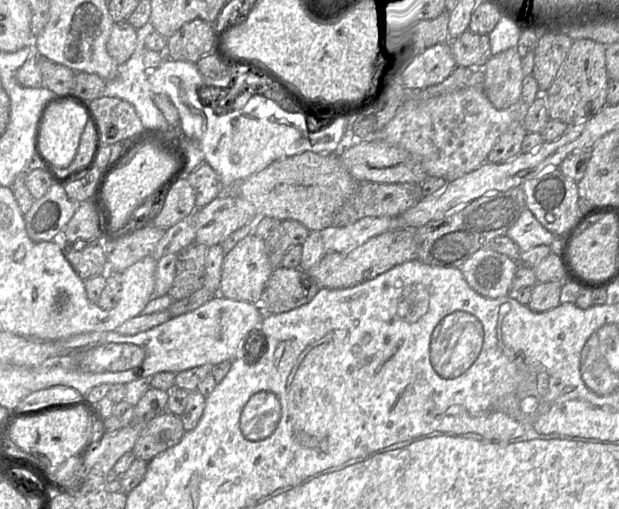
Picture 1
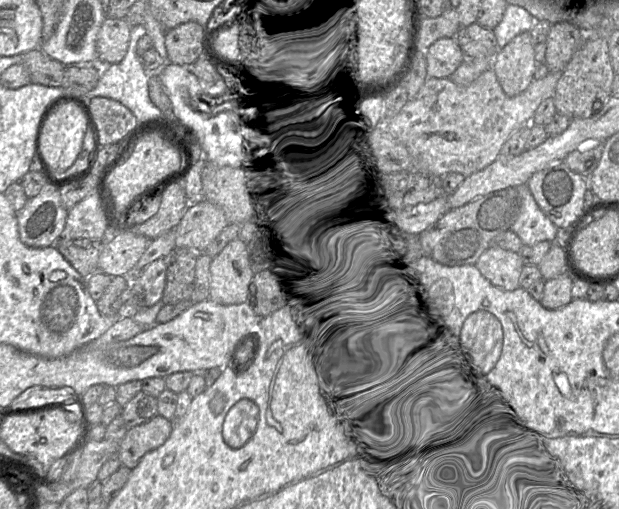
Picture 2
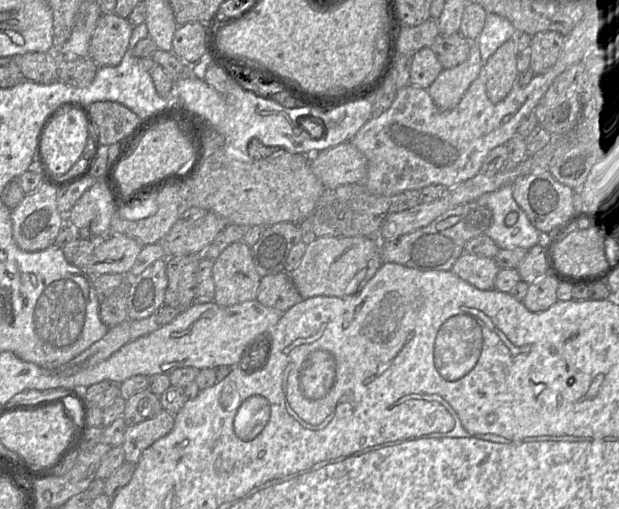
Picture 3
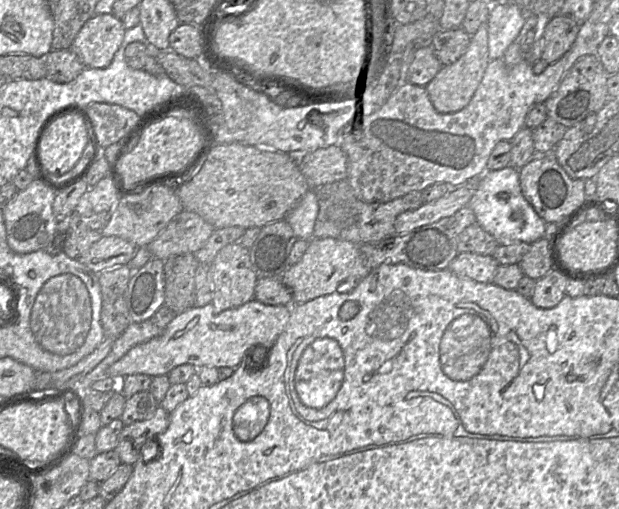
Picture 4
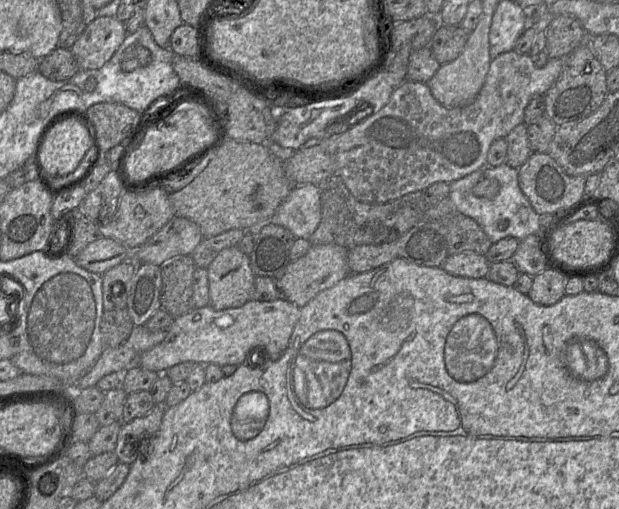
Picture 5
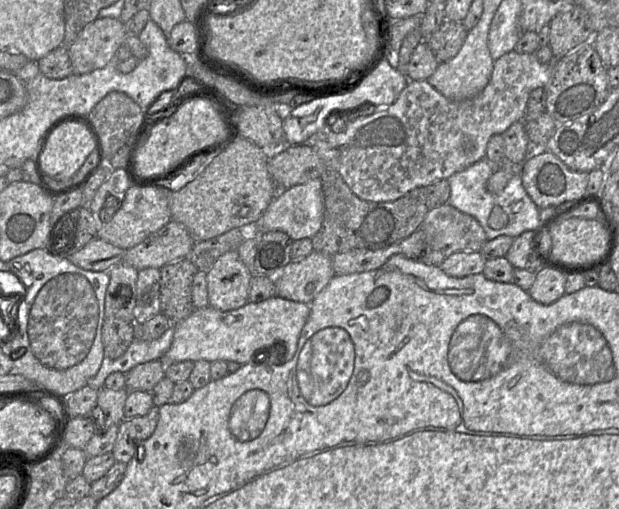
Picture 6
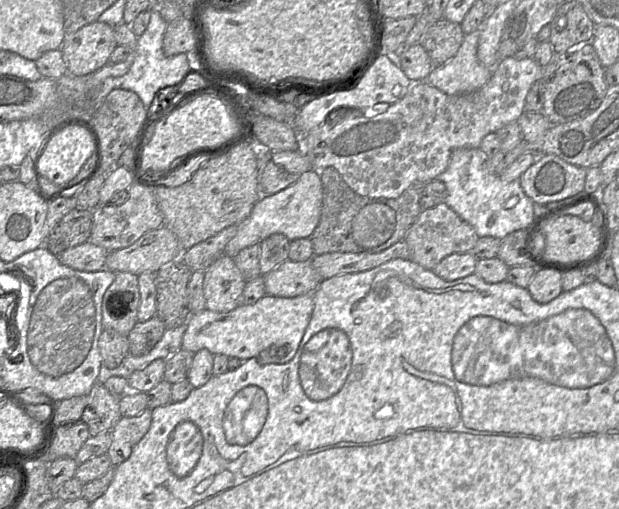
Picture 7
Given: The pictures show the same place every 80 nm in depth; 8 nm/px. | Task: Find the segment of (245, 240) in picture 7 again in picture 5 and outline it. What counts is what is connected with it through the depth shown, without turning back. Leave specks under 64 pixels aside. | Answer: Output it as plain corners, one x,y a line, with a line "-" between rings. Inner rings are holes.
308,183
294,186
268,222
285,227
295,238
309,239
320,220
320,189

